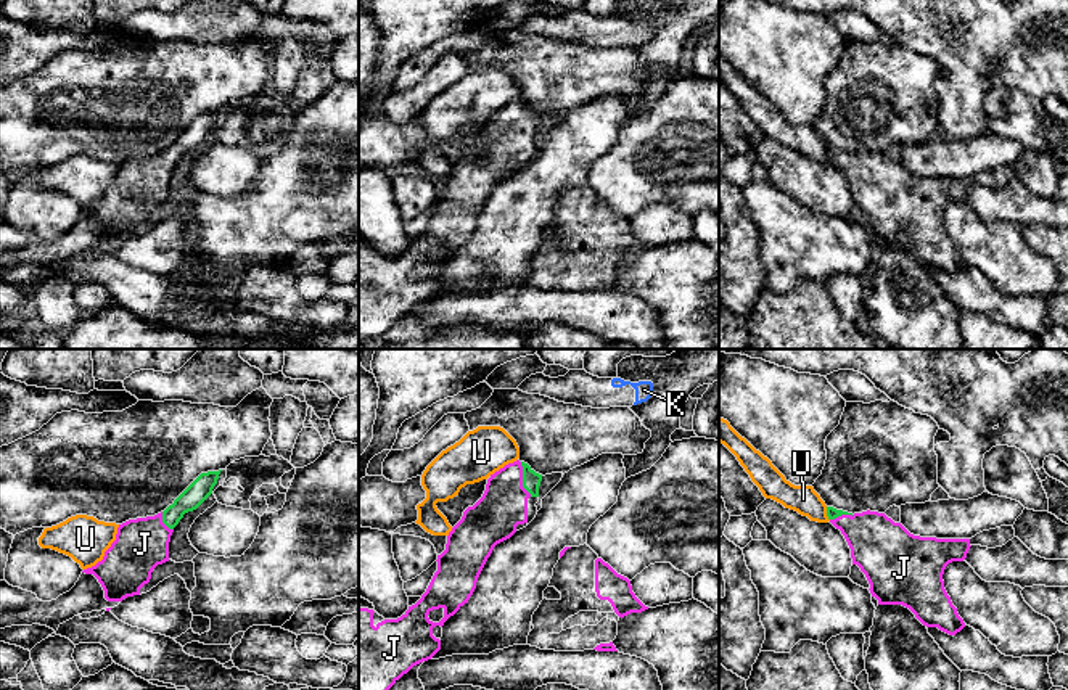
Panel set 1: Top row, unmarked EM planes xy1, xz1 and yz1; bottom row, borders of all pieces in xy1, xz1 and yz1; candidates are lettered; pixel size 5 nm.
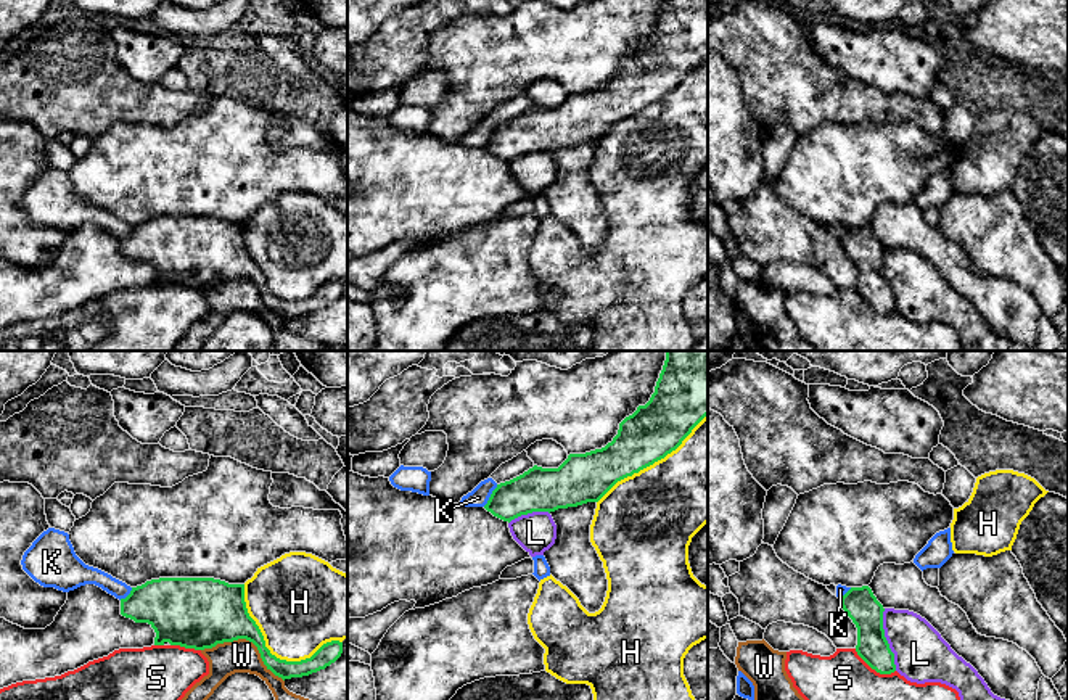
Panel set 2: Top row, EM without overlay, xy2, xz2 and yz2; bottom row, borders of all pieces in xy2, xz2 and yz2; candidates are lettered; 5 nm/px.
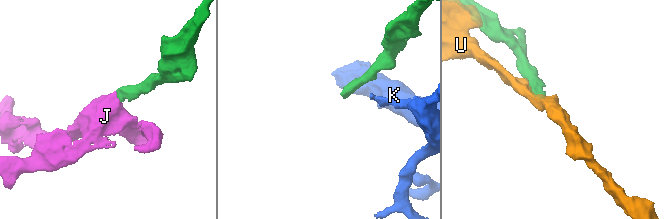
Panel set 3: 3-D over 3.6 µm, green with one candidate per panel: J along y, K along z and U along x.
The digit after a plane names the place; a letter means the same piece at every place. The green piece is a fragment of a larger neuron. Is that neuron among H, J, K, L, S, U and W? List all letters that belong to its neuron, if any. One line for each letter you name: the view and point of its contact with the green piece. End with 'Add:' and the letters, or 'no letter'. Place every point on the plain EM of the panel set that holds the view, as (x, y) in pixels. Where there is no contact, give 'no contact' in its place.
J: meets green in xz1 at (523, 119)
Add: J

